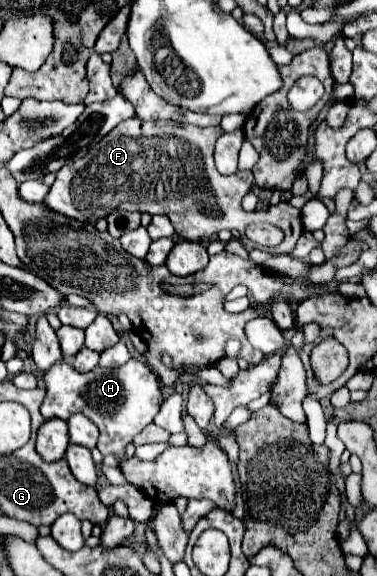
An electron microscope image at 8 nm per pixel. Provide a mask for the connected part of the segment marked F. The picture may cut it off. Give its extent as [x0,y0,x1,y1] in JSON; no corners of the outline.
[46,118,302,256]

